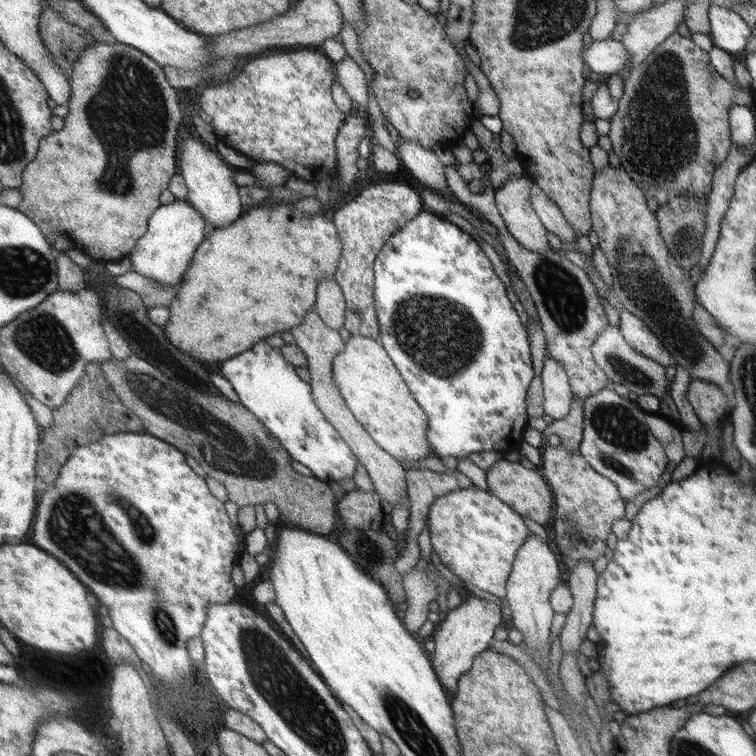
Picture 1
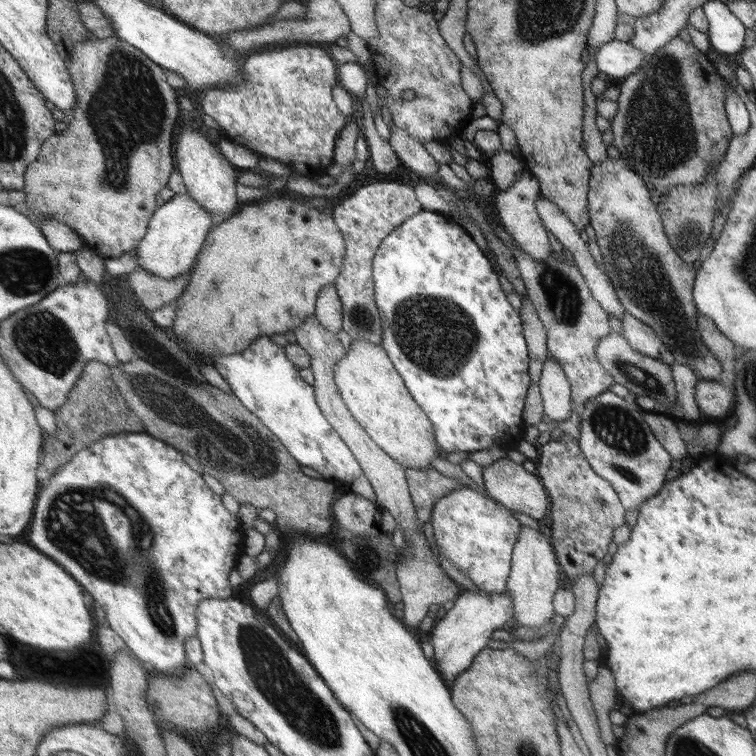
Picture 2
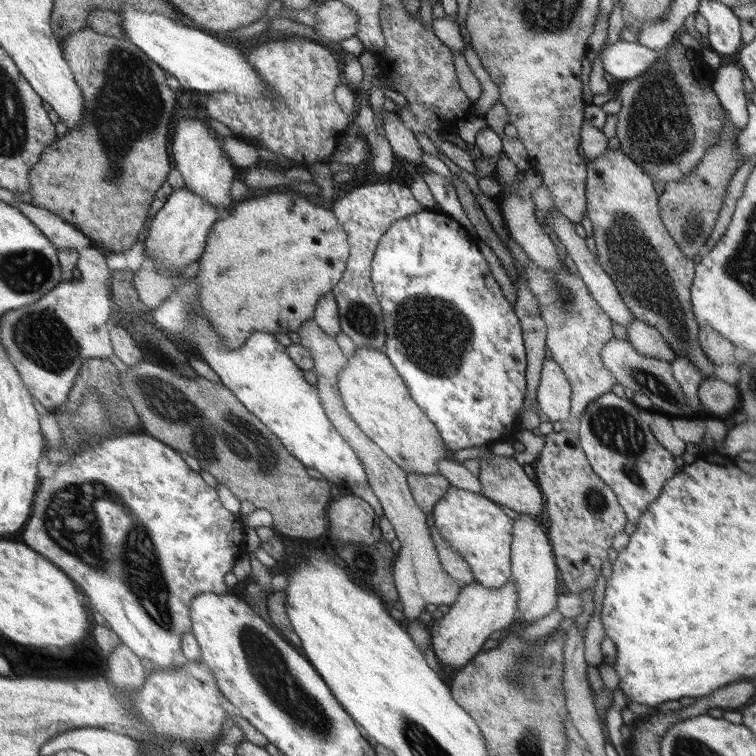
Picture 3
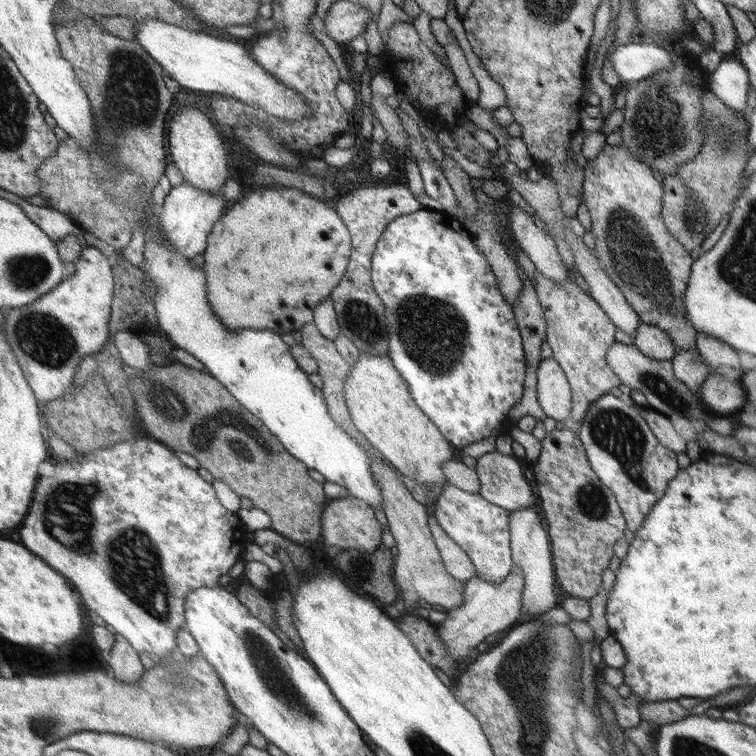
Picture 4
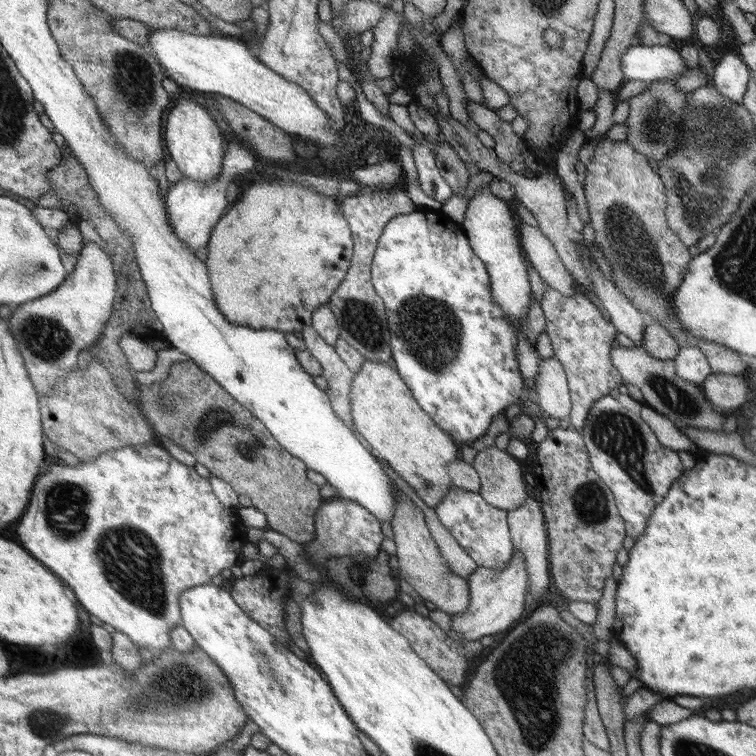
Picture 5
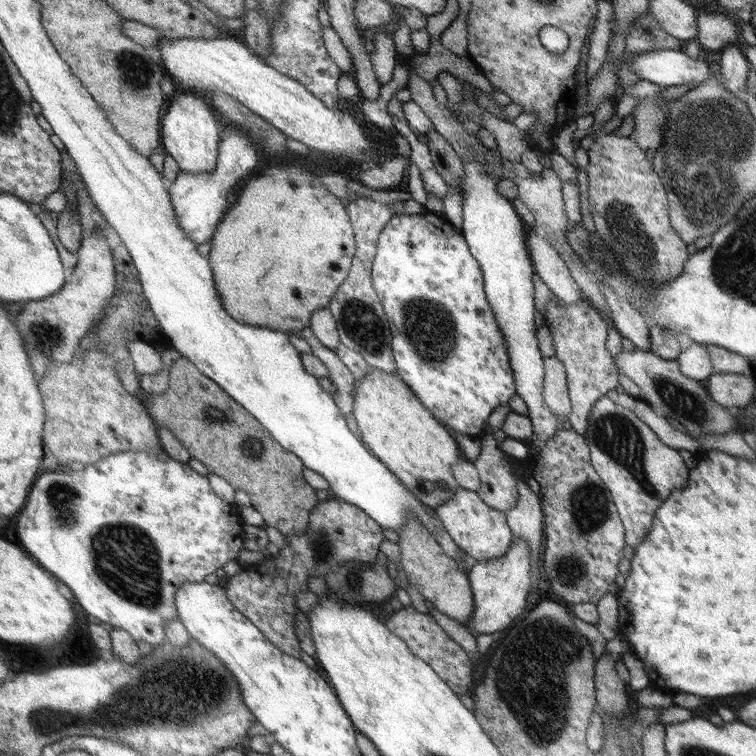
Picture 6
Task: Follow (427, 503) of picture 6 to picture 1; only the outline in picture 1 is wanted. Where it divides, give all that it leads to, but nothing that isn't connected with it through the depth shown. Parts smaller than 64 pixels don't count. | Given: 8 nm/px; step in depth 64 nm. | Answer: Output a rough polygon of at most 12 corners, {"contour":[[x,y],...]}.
{"contour":[[349,336],[333,383],[379,448],[429,456],[426,413],[386,349]]}

